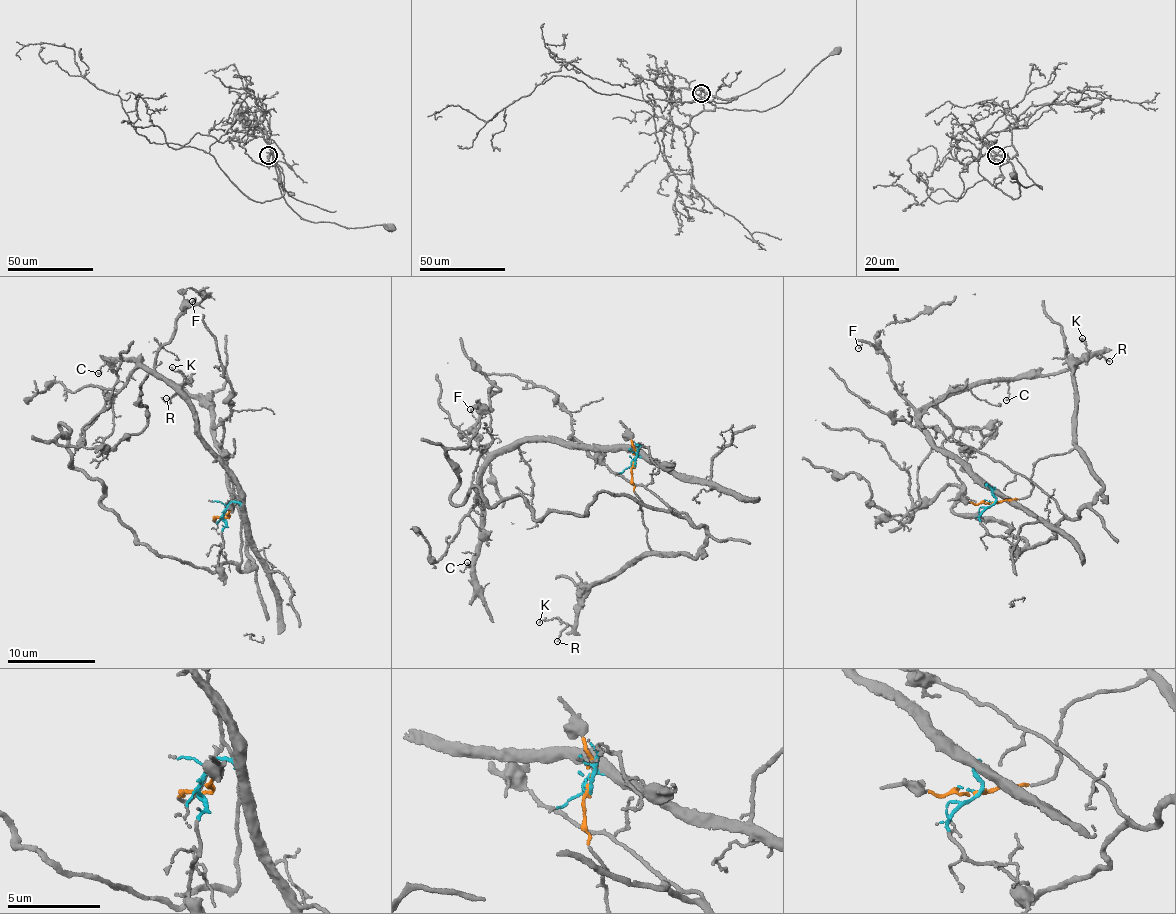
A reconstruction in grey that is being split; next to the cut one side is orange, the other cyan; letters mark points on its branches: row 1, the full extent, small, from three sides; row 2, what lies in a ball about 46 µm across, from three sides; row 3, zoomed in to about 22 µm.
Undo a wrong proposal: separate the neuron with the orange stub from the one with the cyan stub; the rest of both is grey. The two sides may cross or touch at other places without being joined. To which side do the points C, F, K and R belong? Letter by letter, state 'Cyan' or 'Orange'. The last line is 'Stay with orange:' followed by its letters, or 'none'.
C: Cyan
F: Cyan
K: Orange
R: Orange
Stay with orange: K, R

